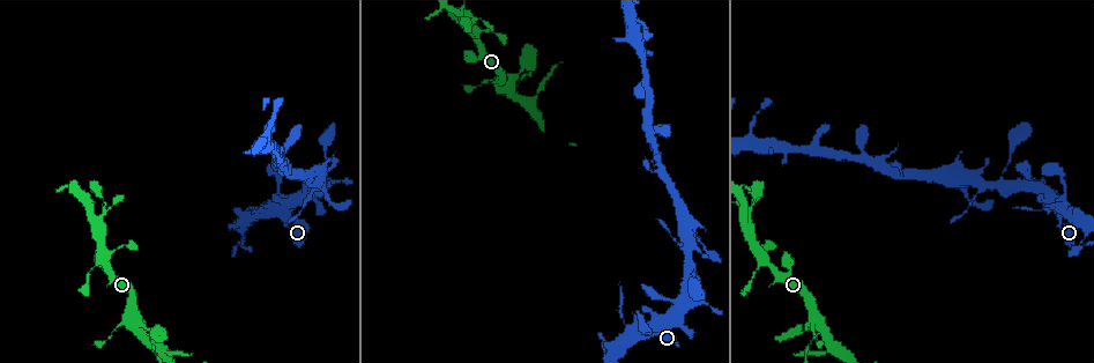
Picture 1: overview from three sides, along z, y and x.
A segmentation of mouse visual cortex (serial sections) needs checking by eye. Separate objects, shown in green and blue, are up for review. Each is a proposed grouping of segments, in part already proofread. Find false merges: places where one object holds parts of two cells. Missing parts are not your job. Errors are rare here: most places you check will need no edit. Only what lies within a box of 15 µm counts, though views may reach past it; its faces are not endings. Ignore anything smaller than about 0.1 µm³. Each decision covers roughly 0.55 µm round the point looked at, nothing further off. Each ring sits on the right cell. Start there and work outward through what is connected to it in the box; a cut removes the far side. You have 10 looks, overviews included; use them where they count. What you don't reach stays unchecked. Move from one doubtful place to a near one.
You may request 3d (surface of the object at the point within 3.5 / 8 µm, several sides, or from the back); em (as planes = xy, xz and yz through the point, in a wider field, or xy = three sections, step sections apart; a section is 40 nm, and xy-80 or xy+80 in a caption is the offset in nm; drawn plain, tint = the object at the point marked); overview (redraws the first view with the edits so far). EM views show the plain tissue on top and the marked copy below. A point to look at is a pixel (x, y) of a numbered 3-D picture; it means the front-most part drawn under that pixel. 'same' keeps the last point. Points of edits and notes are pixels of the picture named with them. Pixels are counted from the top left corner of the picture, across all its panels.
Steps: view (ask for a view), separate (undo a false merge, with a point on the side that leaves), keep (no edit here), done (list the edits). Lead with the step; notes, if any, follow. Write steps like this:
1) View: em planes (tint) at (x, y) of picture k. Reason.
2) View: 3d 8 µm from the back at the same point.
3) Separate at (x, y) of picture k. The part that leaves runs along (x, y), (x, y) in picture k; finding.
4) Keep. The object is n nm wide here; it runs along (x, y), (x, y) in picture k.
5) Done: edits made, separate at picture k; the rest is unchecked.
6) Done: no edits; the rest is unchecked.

View: 3d 8 µm at (1065, 188) of picture 1. Calibre changes.

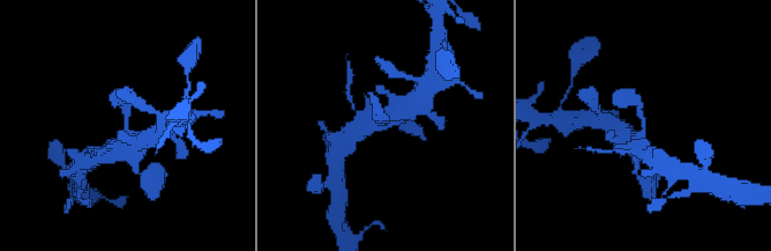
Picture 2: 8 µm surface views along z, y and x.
View: em xy step 2 (tint) at (124, 124) of picture 2. The arms are 300, 450 nm wide; now the EM.

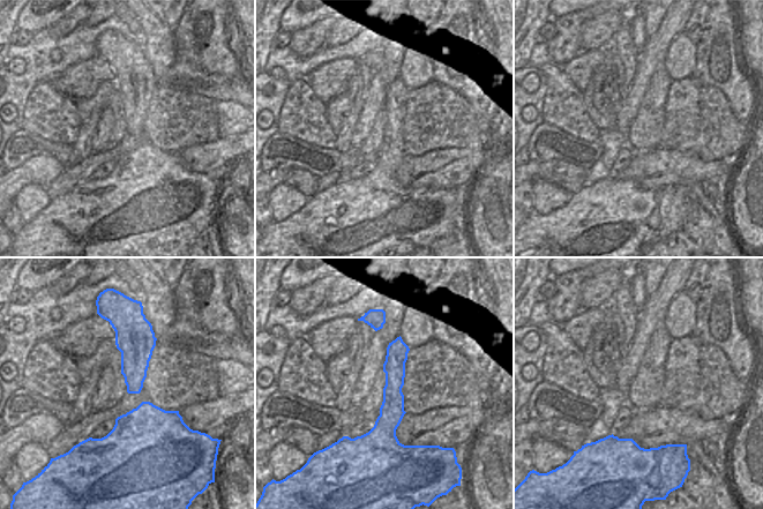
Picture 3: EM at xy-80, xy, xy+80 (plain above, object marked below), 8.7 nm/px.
Keep. It runs along (135, 154), (119, 100) in picture 2; all the same cell.

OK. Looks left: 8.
View: 3d 8 µm at (1002, 183) of picture 1. Two arms in line, one across.

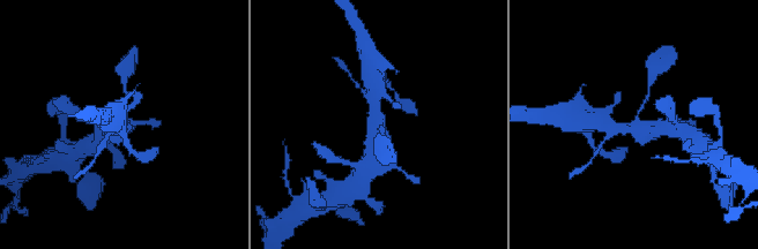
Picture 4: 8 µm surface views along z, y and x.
View: 3d 3.5 µm at (641, 128) of picture 4. Closer look.

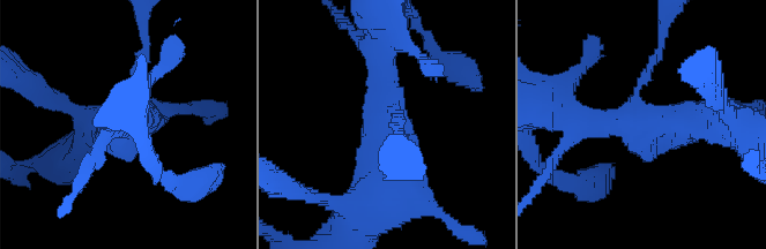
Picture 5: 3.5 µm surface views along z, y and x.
View: em xy step 2 (tint) at (642, 123) of picture 5. Need the tissue.

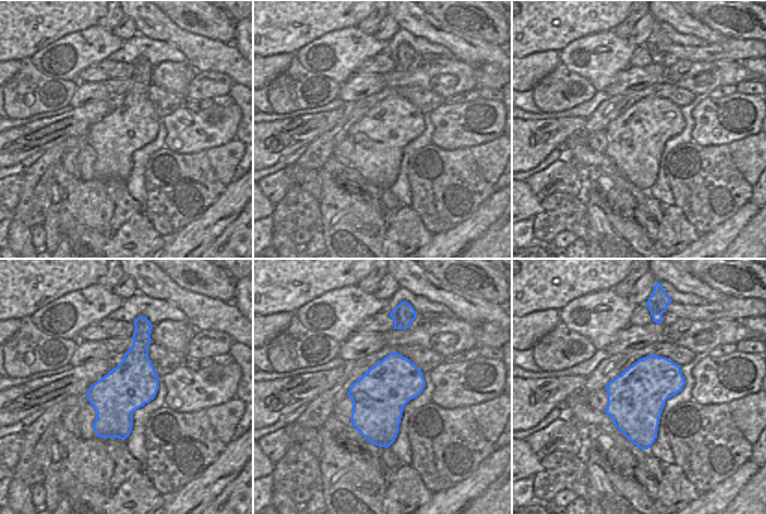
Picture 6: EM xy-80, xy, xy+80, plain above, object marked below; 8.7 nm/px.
Keep. It runs along (379, 190), (389, 176), (386, 40) in picture 5; one cell here.

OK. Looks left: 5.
View: 3d 3.5 µm at (751, 204) of picture 1. A narrow waist.

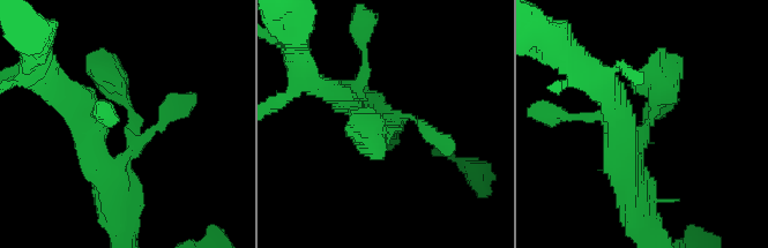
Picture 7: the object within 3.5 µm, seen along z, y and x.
View: em xy step 2 (tint) at (392, 124) of picture 7.

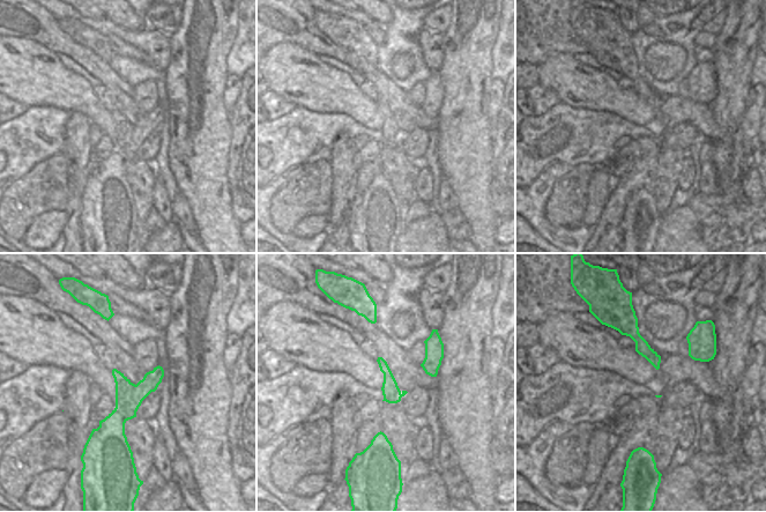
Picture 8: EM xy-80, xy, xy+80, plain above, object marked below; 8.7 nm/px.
Keep. All the same cell.

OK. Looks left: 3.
View: 3d 3.5 µm from the back at (778, 148) of picture 1. Calibre changes.

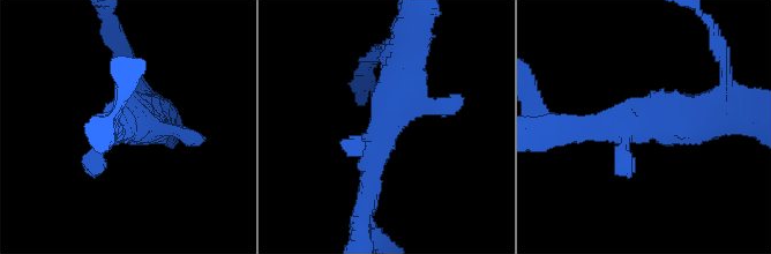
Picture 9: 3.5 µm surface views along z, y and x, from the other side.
View: em planes (tint) at (125, 122) of picture 9.

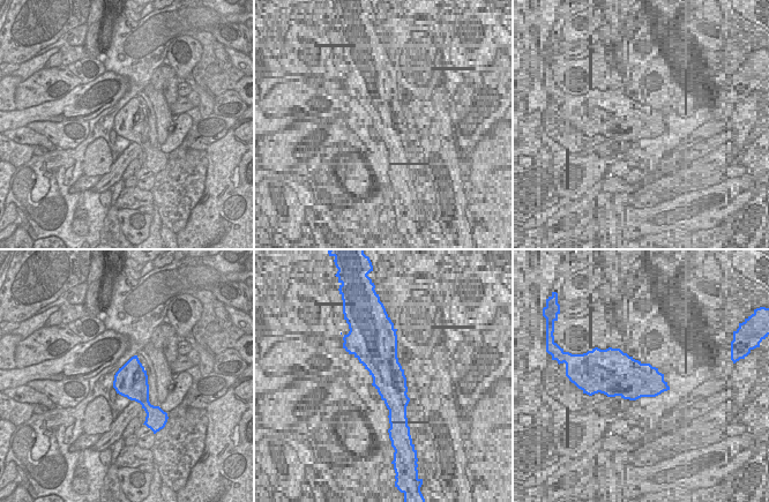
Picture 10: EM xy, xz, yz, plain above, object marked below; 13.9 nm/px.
Keep. It runs along (364, 208), (399, 66) in picture 9; one cell here.

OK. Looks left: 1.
Done: no edits; the rest is unchecked.

